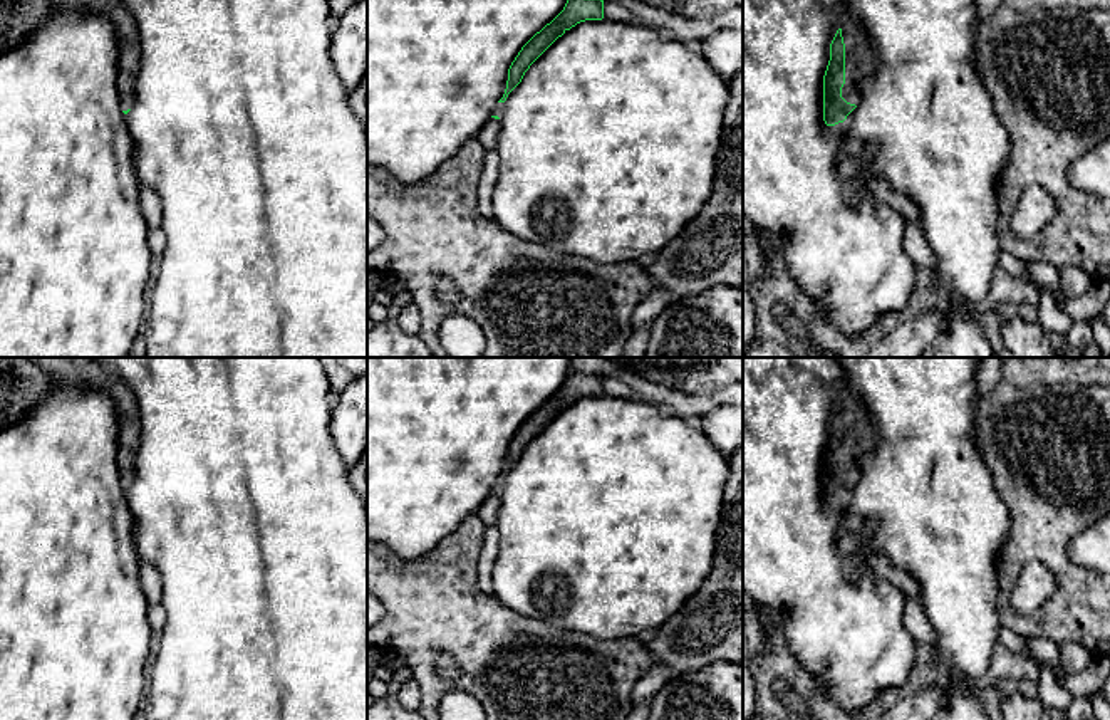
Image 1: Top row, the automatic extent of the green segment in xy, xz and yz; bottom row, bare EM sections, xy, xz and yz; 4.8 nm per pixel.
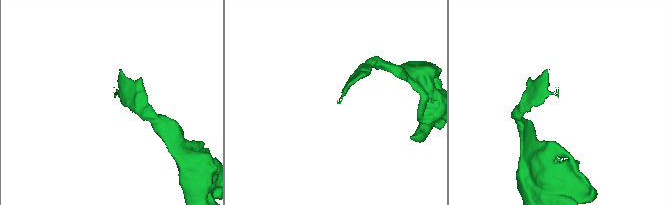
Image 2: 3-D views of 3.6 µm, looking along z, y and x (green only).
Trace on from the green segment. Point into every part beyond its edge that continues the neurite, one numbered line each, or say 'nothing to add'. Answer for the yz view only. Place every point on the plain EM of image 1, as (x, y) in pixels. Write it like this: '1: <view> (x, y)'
1: yz (861, 435)

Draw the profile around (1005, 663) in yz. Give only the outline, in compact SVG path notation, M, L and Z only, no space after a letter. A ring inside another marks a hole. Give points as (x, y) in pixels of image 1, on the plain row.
M998 641L993 650L988 673L981 678L971 680L969 686L981 690L994 686L1004 678L1023 678L1038 683L1040 666L1035 660L1016 655Z

